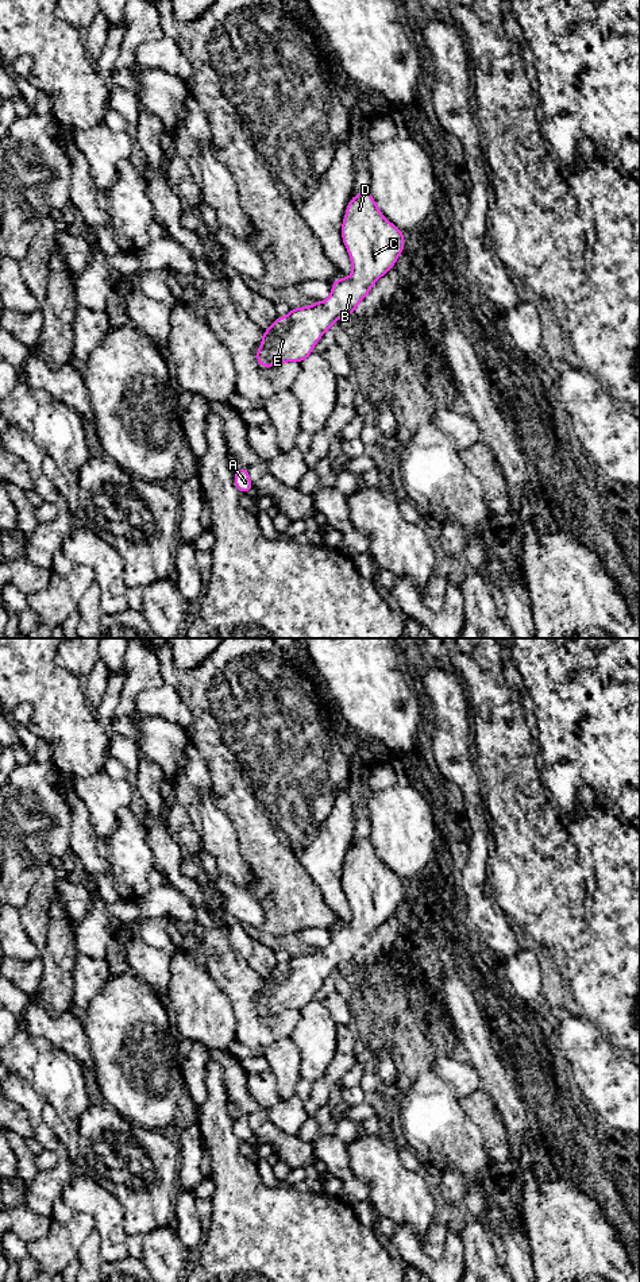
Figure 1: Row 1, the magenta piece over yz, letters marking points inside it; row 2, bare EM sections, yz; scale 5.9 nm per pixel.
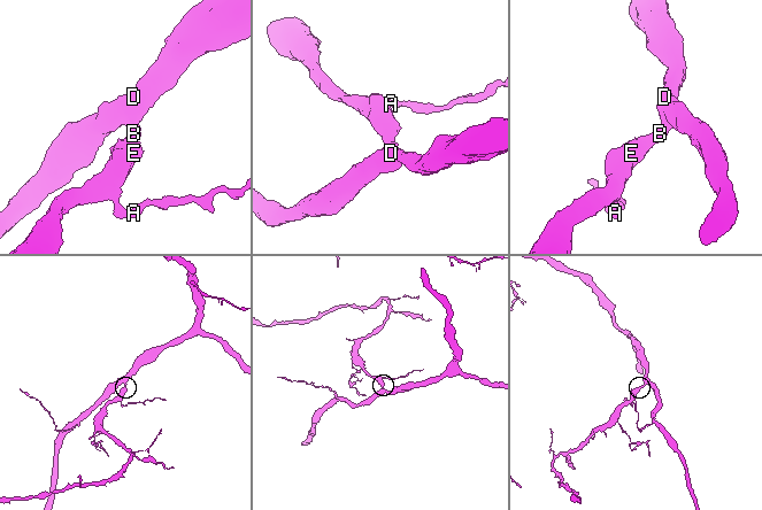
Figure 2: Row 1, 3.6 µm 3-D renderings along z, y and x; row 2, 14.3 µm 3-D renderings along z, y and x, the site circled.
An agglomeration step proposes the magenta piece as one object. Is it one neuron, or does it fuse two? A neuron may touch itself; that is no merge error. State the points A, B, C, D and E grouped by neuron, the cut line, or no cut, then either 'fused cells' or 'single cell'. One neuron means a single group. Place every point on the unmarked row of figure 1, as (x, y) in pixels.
A B C D E | no cut | single cell

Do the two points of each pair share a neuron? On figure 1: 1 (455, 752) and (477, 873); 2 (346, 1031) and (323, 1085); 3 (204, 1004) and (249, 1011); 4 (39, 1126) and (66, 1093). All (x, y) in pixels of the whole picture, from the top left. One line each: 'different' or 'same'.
1: same
2: same
3: different
4: different

